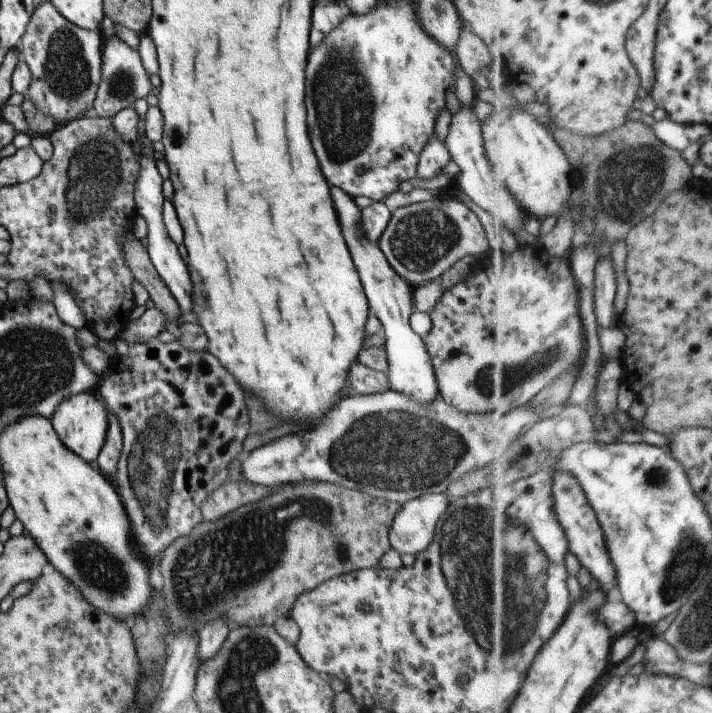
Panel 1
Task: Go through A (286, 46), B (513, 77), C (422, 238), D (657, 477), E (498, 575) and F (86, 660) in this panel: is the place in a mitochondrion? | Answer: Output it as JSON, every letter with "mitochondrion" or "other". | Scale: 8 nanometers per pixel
{"A":"other","B":"other","C":"mitochondrion","D":"mitochondrion","E":"mitochondrion","F":"other"}

